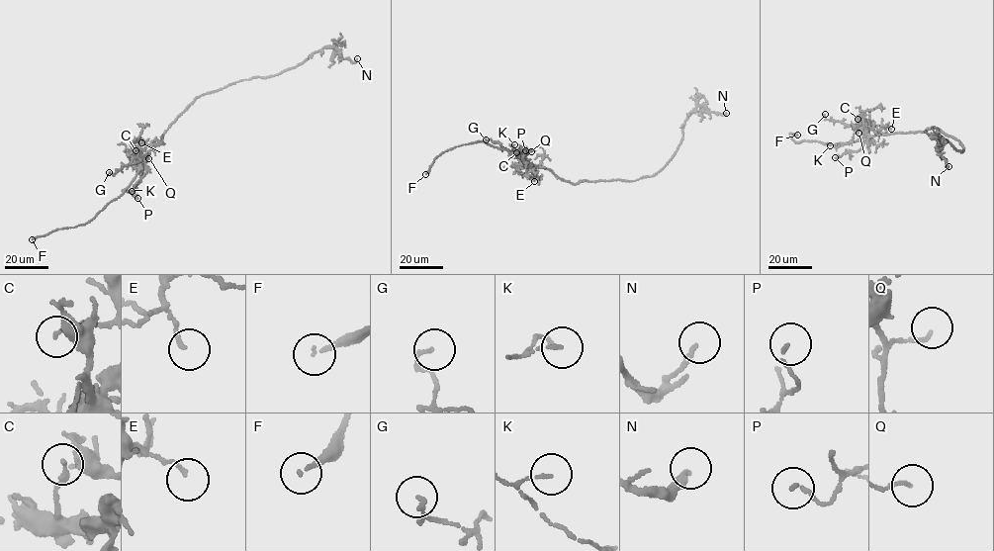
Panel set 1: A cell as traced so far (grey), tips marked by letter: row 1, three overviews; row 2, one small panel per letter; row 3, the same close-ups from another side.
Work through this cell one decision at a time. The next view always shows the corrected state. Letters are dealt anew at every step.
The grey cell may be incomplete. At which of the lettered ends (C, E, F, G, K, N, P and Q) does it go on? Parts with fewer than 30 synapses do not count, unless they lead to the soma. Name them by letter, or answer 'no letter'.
F

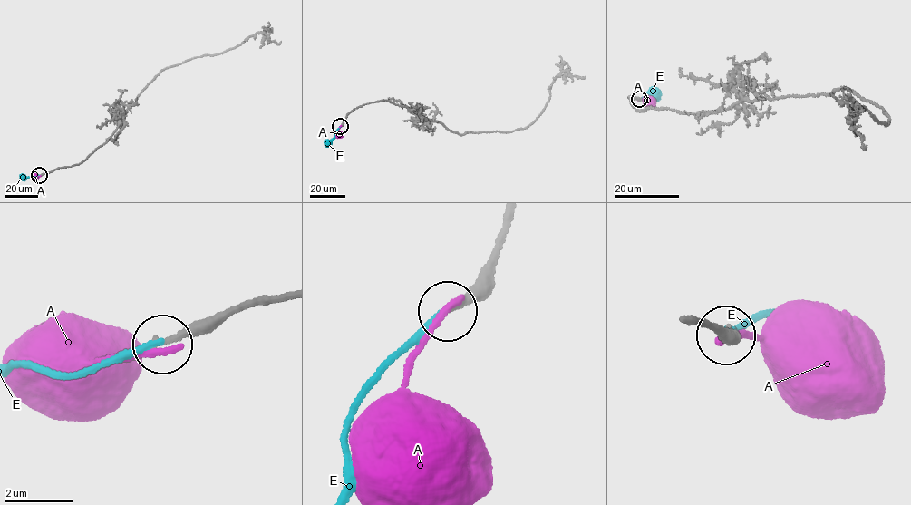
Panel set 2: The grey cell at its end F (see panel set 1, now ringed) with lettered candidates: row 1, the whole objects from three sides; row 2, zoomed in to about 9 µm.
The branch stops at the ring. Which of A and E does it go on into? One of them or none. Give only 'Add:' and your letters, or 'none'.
Add: E

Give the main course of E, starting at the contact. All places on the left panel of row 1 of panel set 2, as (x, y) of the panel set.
E: (40, 175), (24, 178)

